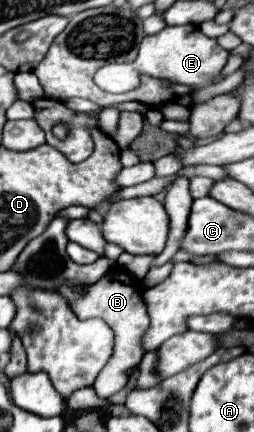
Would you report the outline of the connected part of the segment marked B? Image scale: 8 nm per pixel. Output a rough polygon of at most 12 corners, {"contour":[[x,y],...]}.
{"contour":[[116,264],[84,288],[54,290],[82,320],[102,318],[114,354],[94,382],[108,399],[144,356],[140,284]]}

